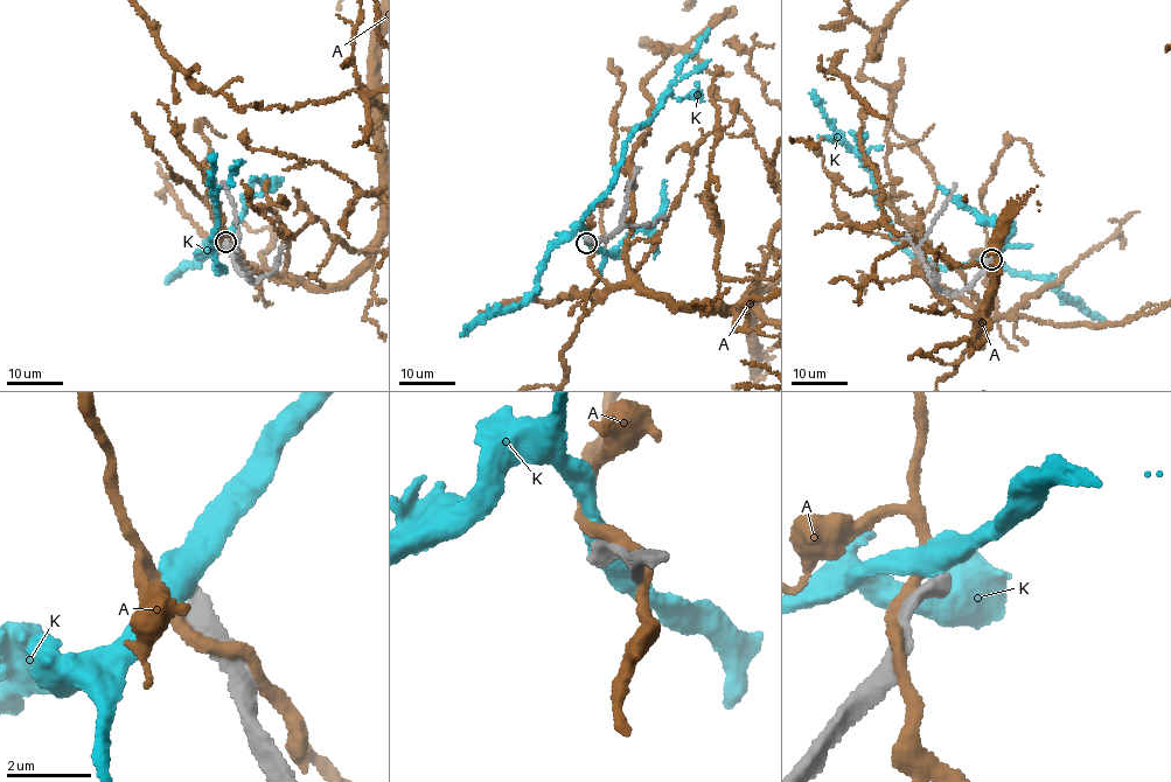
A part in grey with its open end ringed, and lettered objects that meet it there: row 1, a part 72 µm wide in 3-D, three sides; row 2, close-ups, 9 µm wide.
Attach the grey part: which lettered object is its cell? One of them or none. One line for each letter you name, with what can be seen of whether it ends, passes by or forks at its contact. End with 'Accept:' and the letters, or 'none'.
Accept: none

